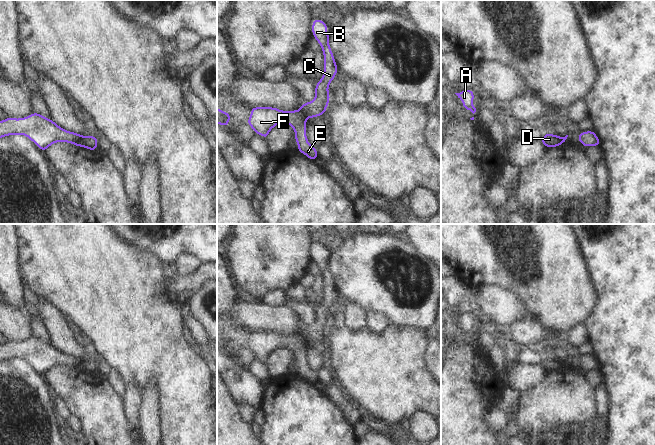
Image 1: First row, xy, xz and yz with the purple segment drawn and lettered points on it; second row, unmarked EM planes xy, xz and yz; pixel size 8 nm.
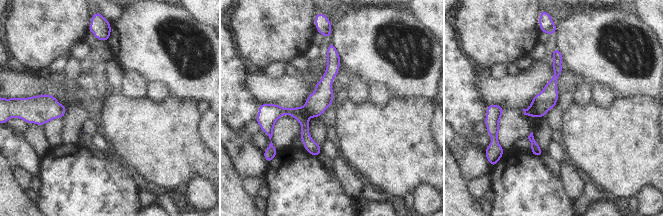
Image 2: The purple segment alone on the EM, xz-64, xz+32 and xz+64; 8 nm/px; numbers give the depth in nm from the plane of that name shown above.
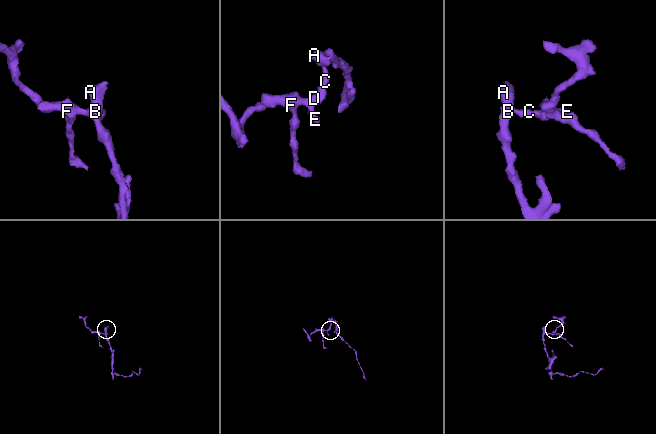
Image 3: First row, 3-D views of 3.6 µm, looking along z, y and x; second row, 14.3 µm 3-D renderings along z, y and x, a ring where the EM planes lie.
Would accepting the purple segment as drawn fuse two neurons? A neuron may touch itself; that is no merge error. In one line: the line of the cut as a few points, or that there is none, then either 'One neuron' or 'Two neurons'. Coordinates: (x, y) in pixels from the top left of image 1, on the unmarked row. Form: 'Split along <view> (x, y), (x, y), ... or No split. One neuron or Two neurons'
Split along xy (82, 360), (79, 369). Two neurons

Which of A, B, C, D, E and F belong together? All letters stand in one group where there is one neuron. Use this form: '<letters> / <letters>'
A B C D / E F

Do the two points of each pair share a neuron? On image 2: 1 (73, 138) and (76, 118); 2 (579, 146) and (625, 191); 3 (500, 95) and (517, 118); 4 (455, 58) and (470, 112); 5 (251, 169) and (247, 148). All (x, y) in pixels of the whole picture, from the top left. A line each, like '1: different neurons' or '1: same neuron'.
1: same neuron
2: same neuron
3: different neurons
4: same neuron
5: same neuron

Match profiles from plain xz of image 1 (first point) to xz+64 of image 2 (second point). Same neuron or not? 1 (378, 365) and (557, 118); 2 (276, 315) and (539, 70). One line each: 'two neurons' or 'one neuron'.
1: two neurons
2: one neuron

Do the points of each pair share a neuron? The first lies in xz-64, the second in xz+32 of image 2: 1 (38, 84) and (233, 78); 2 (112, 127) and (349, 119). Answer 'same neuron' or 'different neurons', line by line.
1: different neurons
2: same neuron

